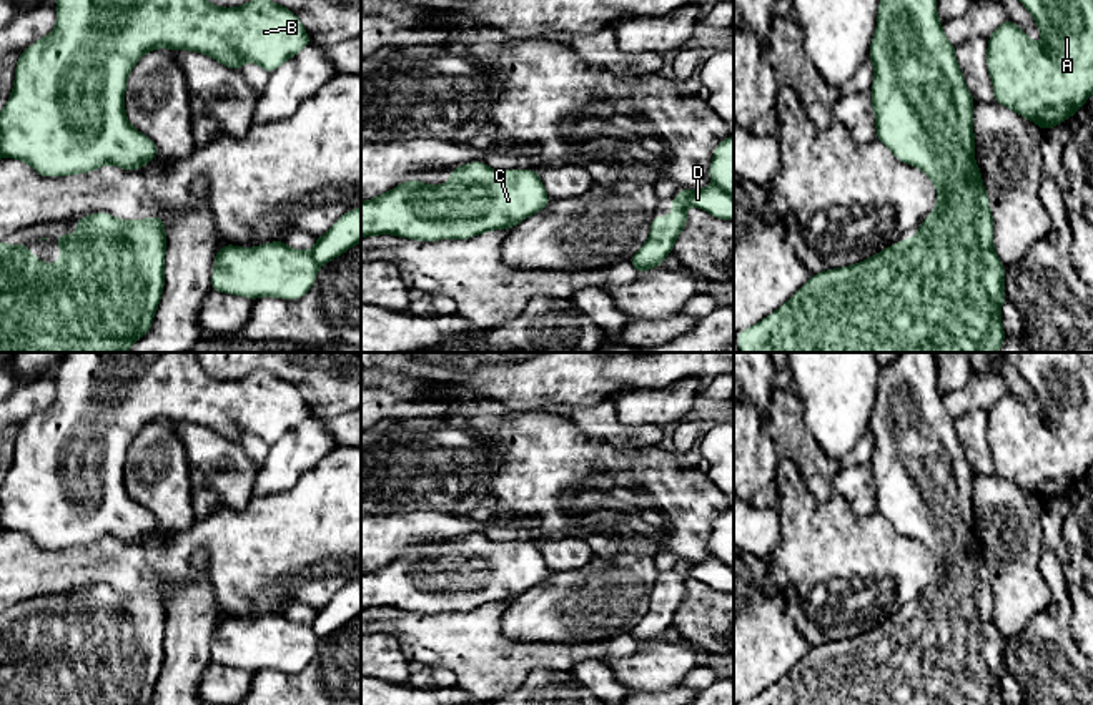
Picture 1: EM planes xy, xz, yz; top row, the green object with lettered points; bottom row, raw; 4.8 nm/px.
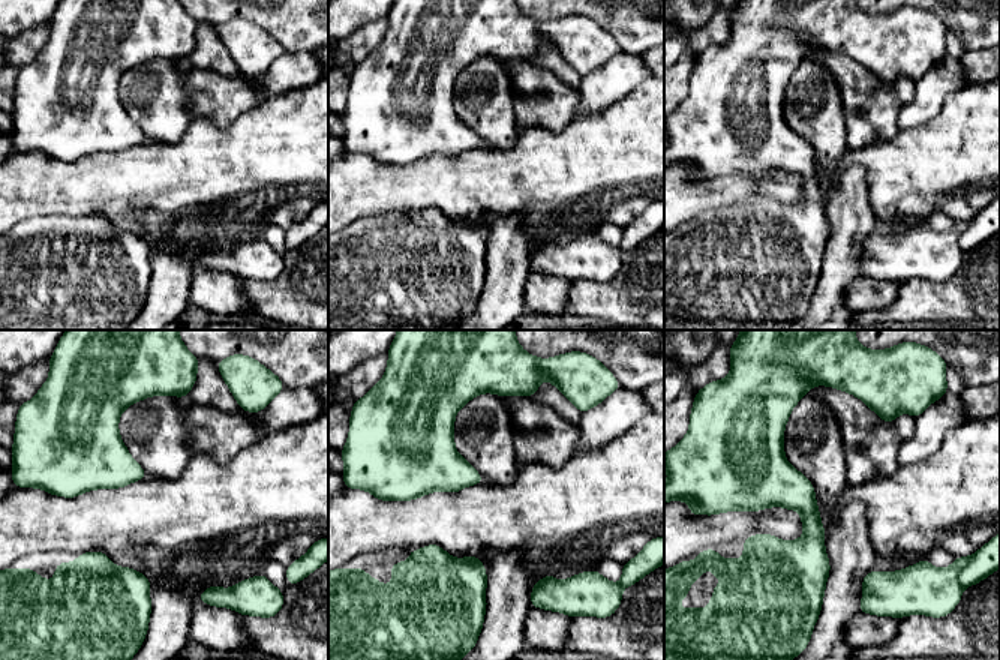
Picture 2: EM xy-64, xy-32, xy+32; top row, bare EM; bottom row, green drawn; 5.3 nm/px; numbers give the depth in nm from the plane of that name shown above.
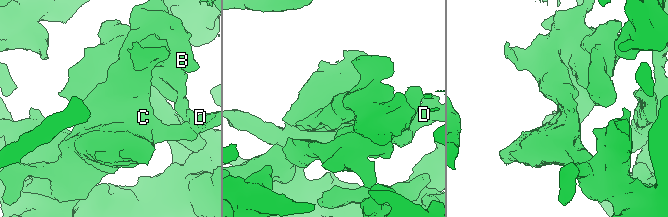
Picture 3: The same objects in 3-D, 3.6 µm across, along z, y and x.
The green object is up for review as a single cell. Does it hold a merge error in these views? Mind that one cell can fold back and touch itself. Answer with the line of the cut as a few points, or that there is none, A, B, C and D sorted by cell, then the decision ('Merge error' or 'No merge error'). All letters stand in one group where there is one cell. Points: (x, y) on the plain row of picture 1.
No split. Groups: A B C D. No merge error

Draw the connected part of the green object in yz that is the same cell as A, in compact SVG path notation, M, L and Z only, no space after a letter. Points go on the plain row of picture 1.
M1008 352L1006 359L1031 386L1043 416L1035 416L1021 399L1010 392L992 406L987 412L987 439L993 456L993 472L1046 504L1071 491L1093 466L1093 352Z

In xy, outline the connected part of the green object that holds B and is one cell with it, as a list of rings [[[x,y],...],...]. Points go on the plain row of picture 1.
[[[65,352],[55,376],[53,404],[20,426],[13,464],[0,484],[0,532],[22,532],[38,549],[90,545],[105,537],[141,542],[158,529],[156,517],[135,502],[125,486],[128,447],[151,422],[200,424],[231,442],[251,434],[273,446],[311,416],[301,392],[286,379],[266,371],[255,371],[233,381],[215,379],[201,367],[196,352]]]

